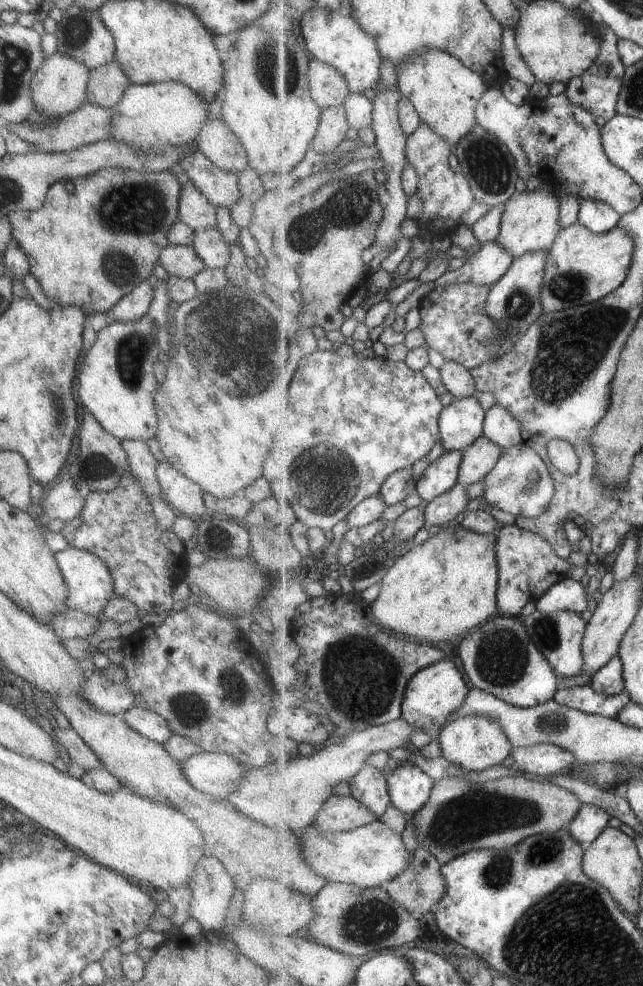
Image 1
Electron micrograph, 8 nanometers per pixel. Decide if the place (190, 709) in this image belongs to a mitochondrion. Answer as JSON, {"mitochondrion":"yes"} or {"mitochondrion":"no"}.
{"mitochondrion":"yes"}

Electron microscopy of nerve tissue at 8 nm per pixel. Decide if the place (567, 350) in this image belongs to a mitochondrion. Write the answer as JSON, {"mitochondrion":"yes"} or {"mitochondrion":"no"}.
{"mitochondrion":"yes"}

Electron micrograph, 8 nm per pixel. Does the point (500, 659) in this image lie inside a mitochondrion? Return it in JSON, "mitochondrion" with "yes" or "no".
{"mitochondrion":"yes"}

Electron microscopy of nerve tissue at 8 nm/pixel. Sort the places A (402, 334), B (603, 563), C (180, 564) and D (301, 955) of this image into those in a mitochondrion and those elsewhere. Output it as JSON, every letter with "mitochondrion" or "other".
{"A":"other","B":"other","C":"other","D":"other"}

